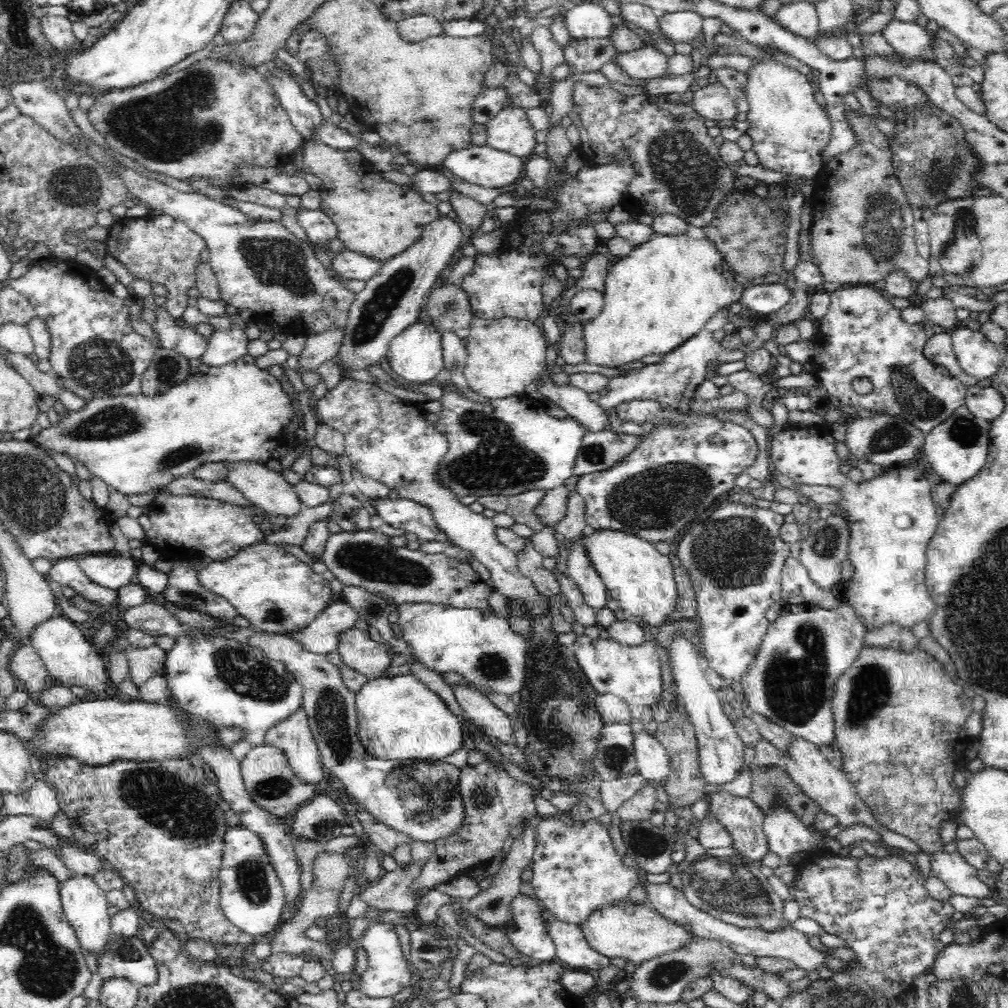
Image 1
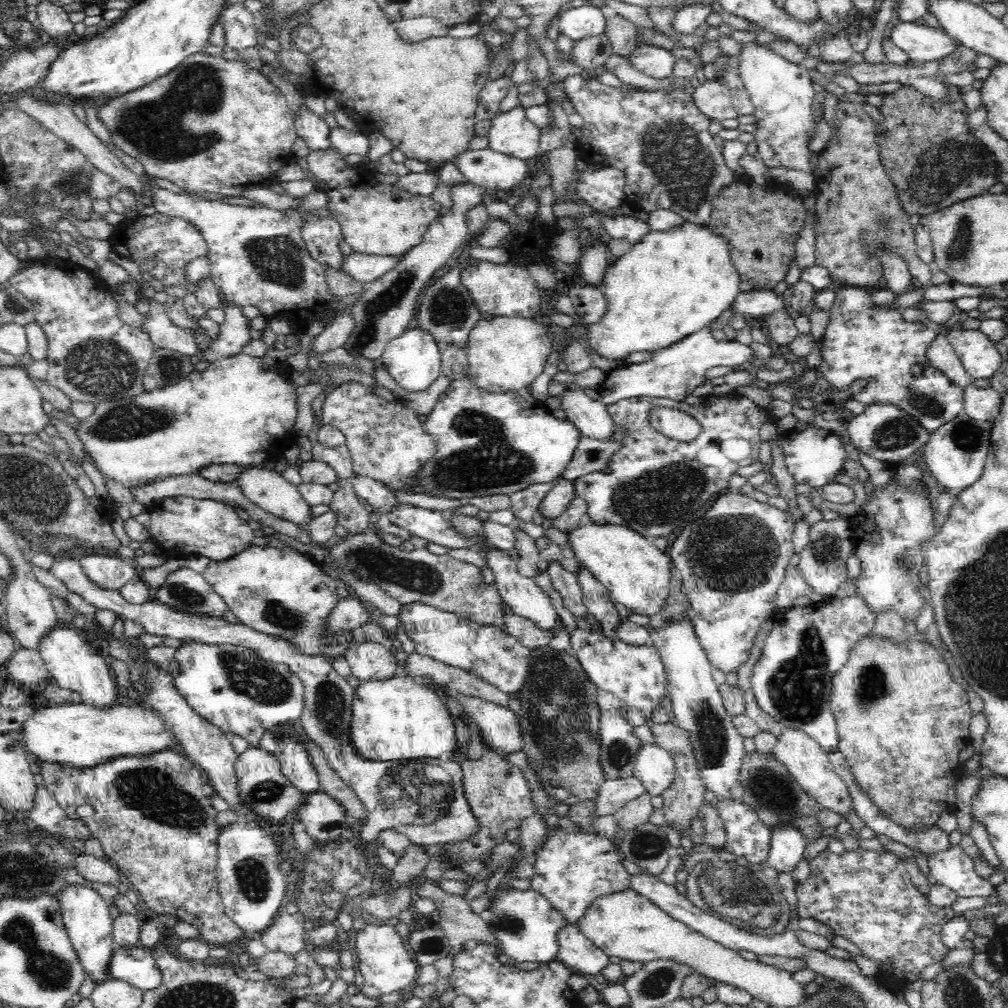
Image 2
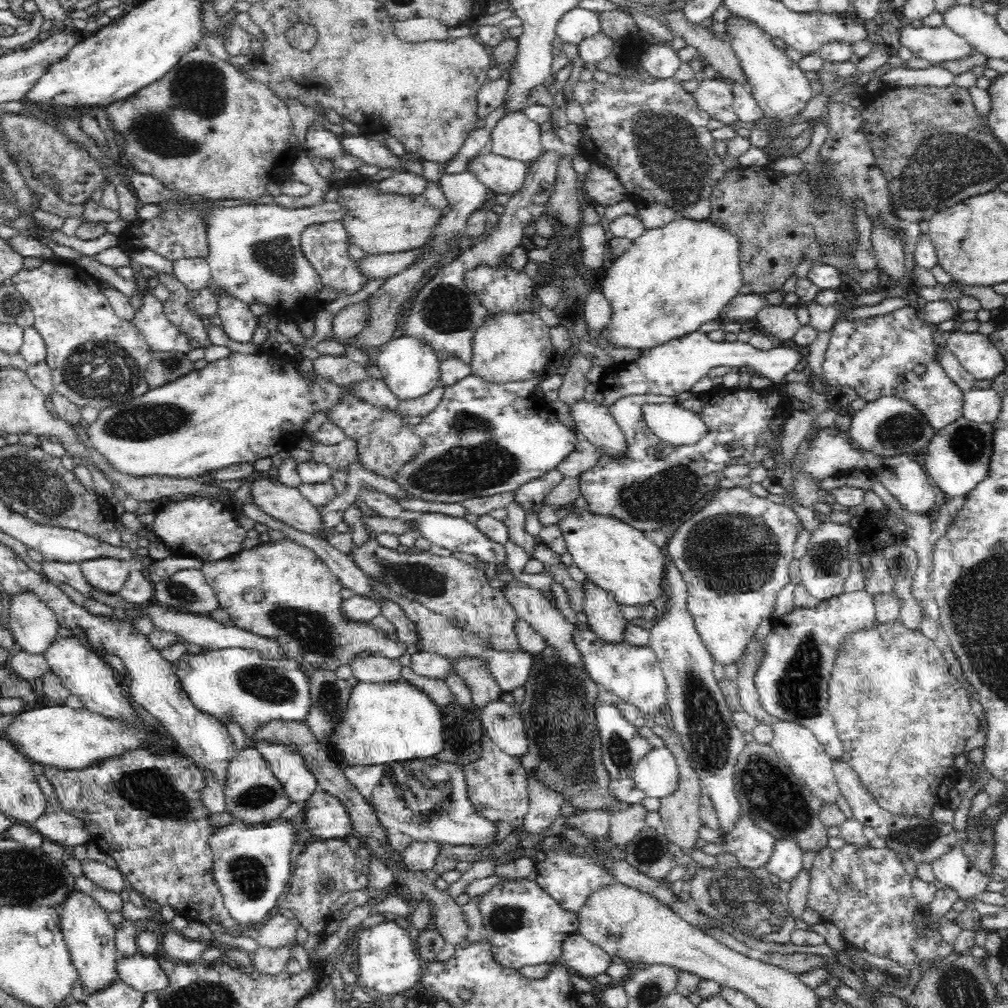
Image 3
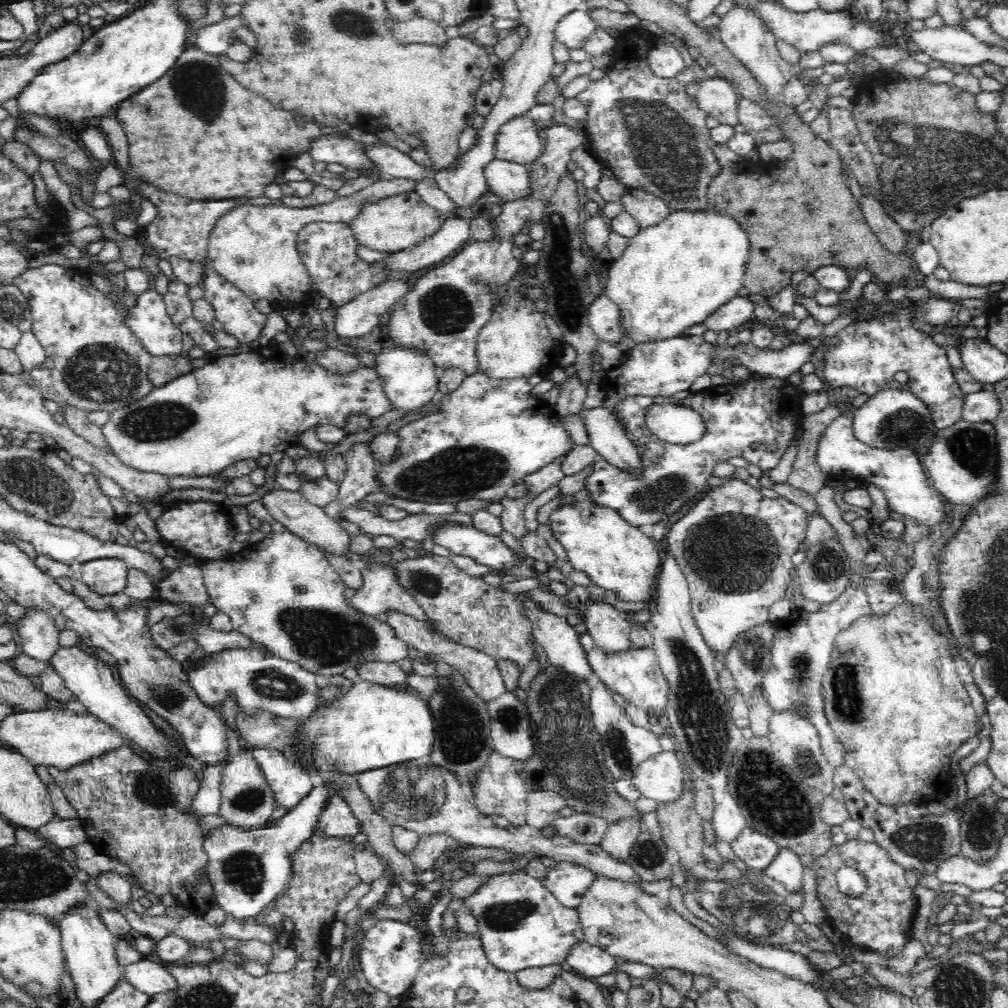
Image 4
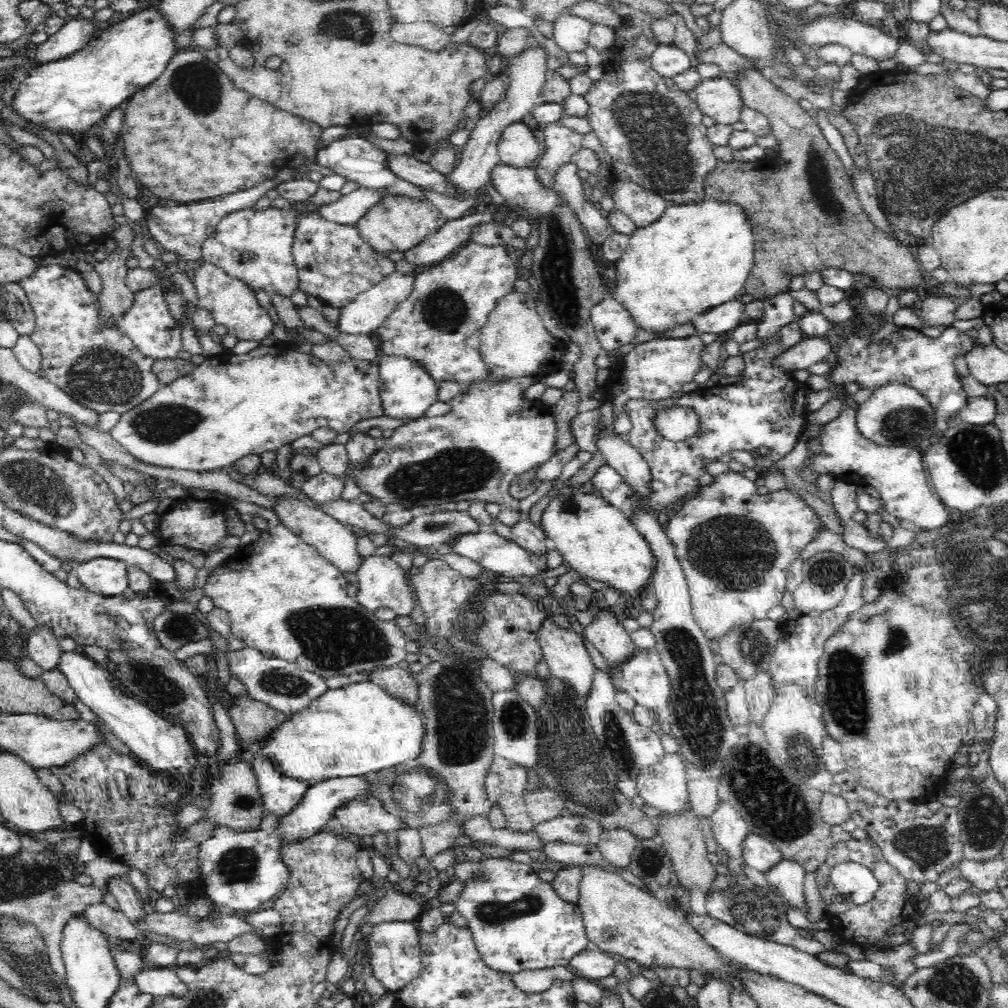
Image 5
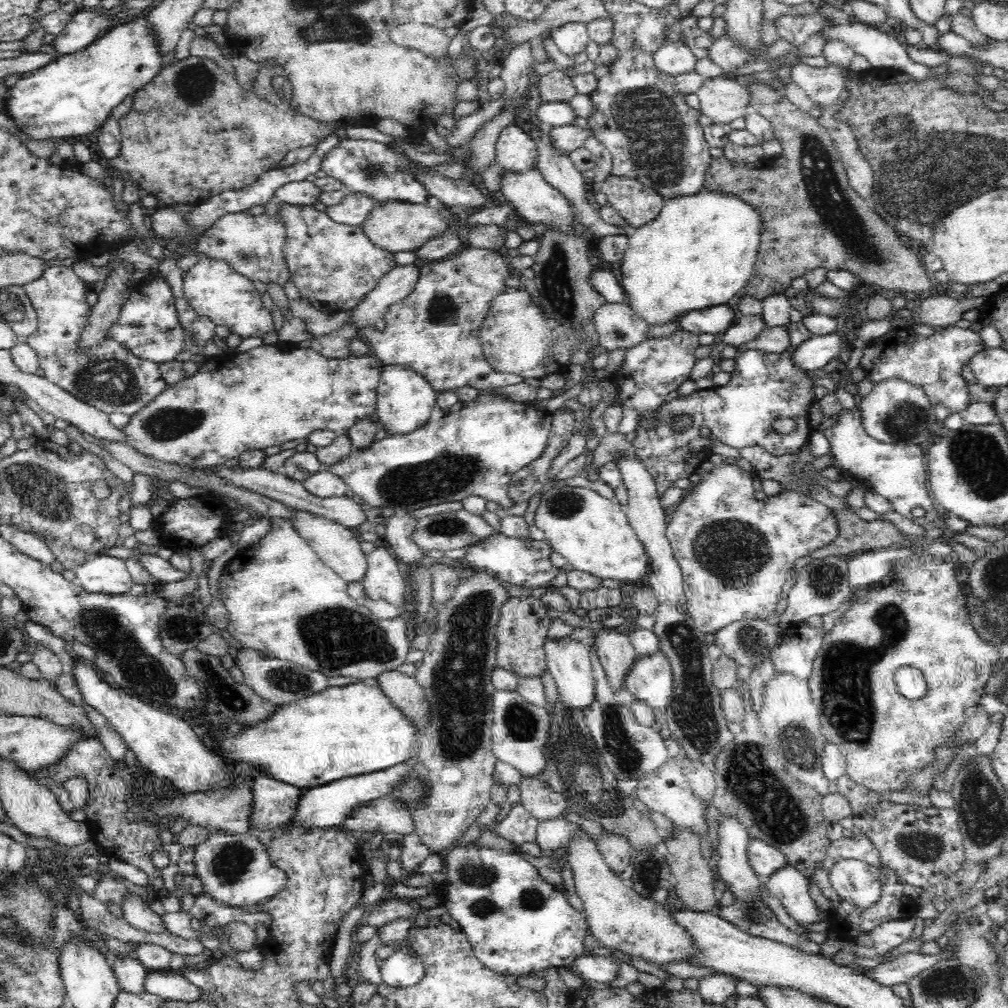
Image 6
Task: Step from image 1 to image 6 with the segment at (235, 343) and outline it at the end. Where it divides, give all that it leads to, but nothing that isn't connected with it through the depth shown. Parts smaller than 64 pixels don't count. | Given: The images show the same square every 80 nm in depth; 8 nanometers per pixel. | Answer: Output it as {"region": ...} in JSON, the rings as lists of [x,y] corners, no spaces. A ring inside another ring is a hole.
{"region":[[[200,257],[198,263],[184,274],[183,290],[197,316],[208,316],[214,325],[228,327],[230,333],[243,339],[252,336],[262,338],[273,330],[272,314],[264,308],[252,281],[236,273],[224,261]]]}

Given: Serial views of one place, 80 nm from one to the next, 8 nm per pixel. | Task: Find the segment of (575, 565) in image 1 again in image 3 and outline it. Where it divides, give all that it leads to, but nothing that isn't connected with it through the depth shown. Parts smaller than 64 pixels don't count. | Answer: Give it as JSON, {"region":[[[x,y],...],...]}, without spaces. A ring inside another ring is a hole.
{"region":[[[587,578],[582,584],[585,598],[583,613],[587,616],[588,628],[602,641],[612,644],[624,641],[626,625],[630,621],[623,617],[620,605],[610,593],[590,579]]]}

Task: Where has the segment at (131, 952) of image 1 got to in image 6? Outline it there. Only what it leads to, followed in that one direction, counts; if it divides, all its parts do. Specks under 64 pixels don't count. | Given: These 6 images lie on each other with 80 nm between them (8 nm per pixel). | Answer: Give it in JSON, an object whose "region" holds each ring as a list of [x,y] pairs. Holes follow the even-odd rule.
{"region":[[[148,971],[143,980],[146,992],[162,997],[164,1000],[192,1002],[200,1000],[205,994],[177,971]]]}

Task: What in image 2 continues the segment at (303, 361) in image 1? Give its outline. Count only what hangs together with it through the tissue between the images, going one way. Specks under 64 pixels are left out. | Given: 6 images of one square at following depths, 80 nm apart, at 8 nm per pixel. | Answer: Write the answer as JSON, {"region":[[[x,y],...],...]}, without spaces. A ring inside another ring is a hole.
{"region":[[[352,308],[338,317],[335,317],[324,330],[312,340],[312,349],[321,355],[328,350],[340,348],[354,330],[354,319],[352,319]]]}

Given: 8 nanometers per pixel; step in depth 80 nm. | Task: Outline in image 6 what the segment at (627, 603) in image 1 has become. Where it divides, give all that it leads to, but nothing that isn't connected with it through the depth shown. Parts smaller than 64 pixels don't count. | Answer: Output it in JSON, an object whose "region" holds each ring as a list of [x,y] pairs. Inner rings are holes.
{"region":[[[558,481],[550,490],[542,492],[542,502],[536,510],[536,528],[544,540],[552,544],[554,551],[566,558],[572,570],[583,570],[606,580],[618,580],[622,585],[634,584],[641,586],[644,574],[649,572],[650,563],[644,545],[629,524],[626,505],[613,499],[602,497],[599,493],[588,488],[574,488],[566,485],[565,481]]]}

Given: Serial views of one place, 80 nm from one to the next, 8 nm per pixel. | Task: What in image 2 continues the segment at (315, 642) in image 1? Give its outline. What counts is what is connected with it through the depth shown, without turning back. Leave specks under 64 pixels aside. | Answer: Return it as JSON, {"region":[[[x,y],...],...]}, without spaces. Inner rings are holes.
{"region":[[[341,598],[333,608],[332,616],[328,618],[328,631],[359,630],[363,624],[369,622],[371,608],[363,602],[353,598]]]}

